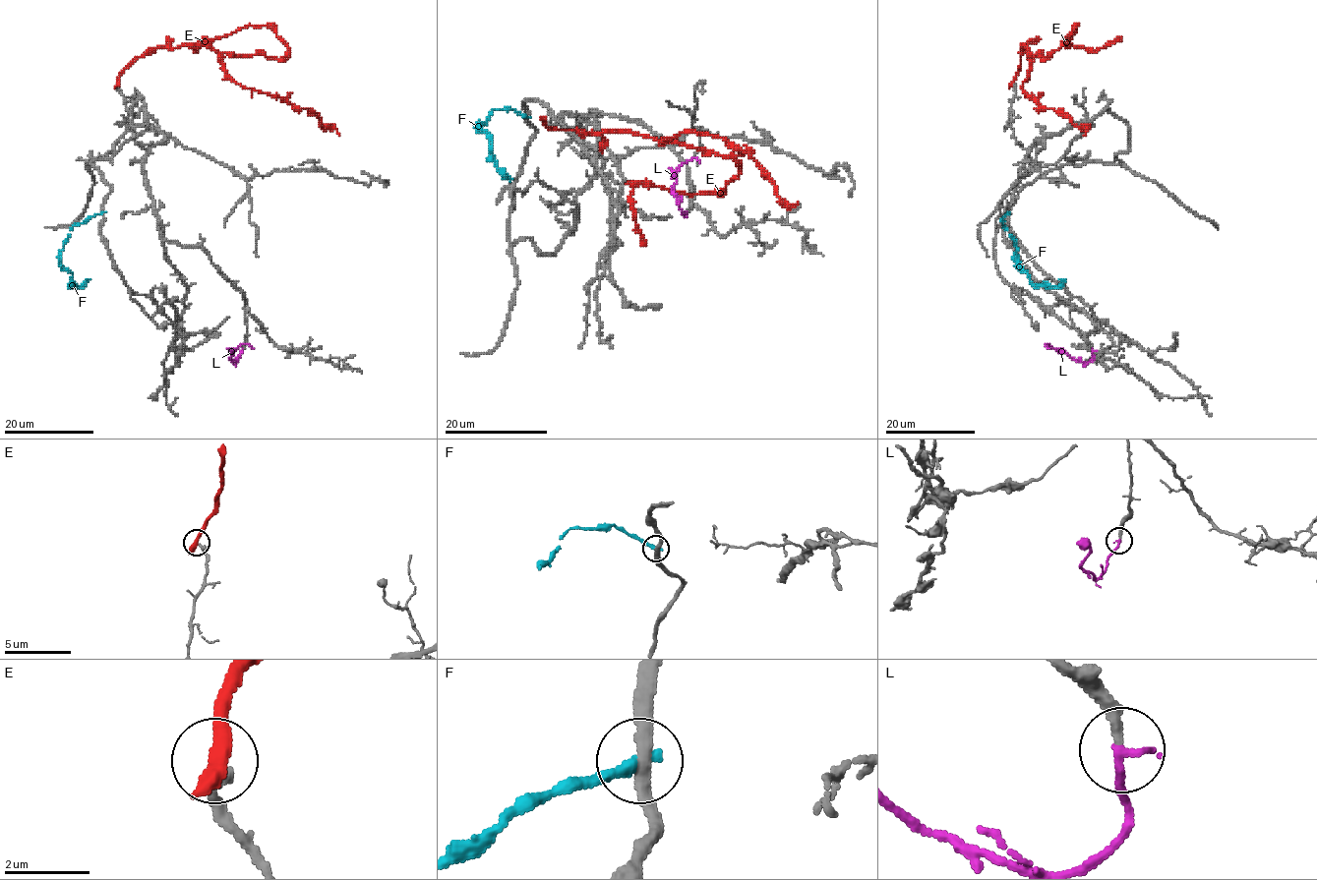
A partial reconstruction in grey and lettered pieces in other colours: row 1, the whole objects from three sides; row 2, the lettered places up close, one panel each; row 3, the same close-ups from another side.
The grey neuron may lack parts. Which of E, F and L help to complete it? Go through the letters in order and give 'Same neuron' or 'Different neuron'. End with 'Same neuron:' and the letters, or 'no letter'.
E: Different neuron
F: Different neuron
L: Same neuron
Same neuron: L

